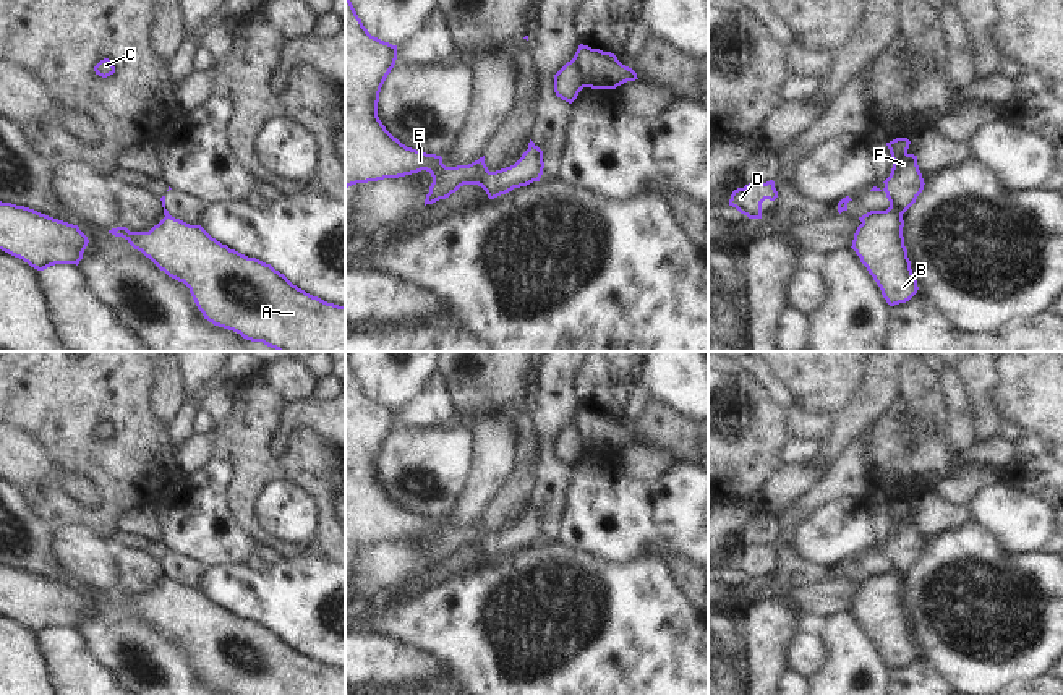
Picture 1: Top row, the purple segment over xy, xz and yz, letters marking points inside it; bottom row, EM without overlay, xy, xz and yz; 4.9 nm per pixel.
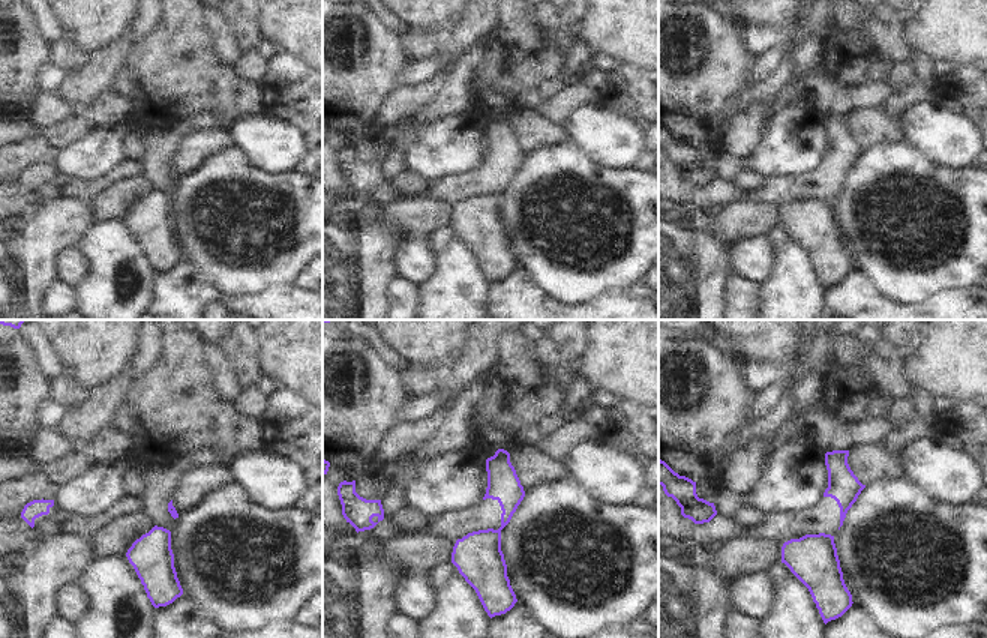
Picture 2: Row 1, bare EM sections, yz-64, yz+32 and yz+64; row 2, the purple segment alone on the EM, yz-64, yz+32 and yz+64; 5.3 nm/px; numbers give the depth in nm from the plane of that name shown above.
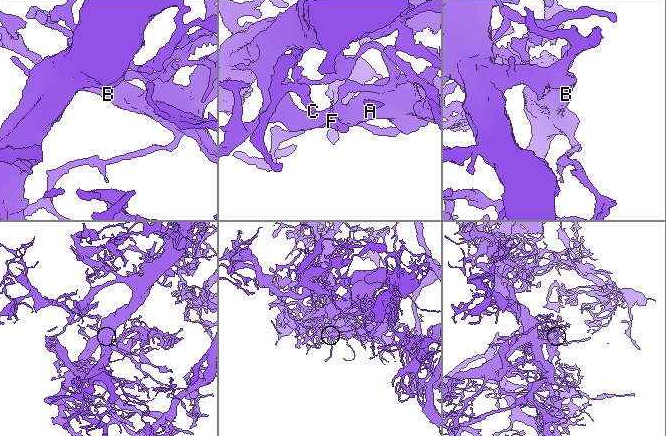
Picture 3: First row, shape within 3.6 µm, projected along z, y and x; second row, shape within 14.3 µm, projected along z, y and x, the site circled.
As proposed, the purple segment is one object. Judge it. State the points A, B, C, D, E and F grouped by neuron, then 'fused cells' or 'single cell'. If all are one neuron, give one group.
groups A B C D E / F; fused cells

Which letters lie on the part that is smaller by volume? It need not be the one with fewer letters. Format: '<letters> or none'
F

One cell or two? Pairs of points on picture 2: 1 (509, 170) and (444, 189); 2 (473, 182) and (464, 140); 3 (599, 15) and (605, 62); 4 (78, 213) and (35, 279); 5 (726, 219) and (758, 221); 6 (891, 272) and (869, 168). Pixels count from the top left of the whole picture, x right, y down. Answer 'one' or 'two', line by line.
1: one
2: two
3: two
4: one
5: one
6: one

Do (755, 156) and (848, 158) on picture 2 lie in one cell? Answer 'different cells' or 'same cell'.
different cells

